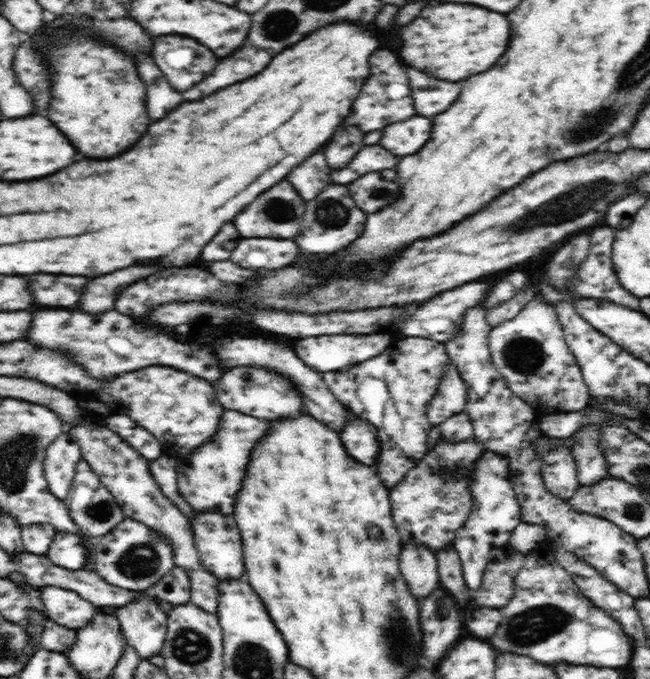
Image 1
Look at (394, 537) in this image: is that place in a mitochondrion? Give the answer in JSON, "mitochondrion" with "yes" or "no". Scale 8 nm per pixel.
{"mitochondrion":"no"}

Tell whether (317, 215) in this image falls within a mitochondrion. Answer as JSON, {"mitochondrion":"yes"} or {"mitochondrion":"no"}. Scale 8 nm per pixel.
{"mitochondrion":"yes"}

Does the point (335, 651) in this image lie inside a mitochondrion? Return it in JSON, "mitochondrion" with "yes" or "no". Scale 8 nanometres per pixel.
{"mitochondrion":"no"}

